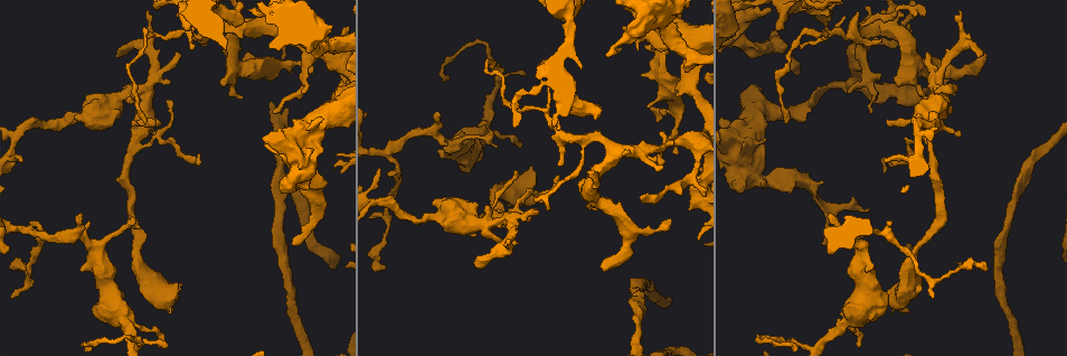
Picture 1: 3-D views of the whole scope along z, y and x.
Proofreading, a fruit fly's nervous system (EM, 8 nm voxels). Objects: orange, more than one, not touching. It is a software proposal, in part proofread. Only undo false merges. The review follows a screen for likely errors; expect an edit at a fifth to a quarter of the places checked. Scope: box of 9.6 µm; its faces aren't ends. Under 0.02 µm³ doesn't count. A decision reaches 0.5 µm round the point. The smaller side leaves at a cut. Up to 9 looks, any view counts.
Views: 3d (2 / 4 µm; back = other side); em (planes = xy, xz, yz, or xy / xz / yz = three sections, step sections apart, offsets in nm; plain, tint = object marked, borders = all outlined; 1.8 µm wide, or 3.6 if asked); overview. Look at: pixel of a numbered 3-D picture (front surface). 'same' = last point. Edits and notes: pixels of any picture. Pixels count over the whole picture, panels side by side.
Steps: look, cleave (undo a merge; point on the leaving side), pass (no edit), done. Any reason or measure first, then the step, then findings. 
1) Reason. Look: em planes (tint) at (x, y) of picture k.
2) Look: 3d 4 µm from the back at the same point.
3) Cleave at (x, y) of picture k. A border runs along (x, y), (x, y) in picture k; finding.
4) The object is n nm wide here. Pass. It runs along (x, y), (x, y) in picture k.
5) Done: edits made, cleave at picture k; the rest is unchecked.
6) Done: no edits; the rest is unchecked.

Thin arm on a thick one. Look: 3d 4 µm at (140, 144) of picture 1.

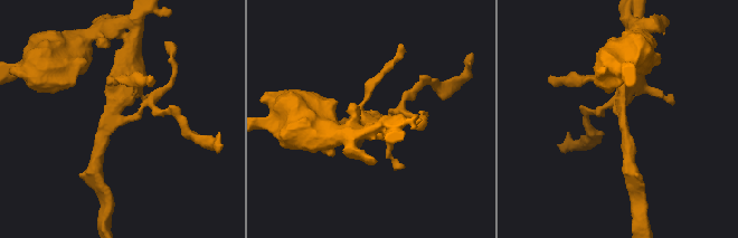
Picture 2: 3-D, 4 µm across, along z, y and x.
3 arms meet here. Look: em planes (plain) at (118, 115) of picture 2.

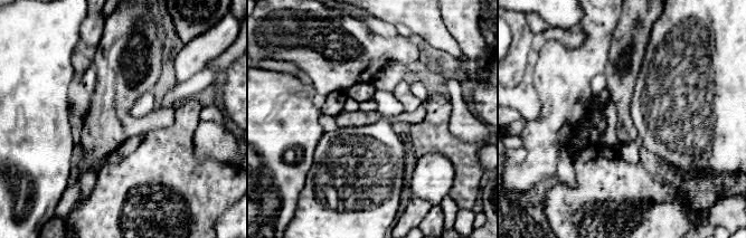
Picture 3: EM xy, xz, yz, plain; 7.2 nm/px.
Where the object lies. Look: em planes (tint) at the same point.

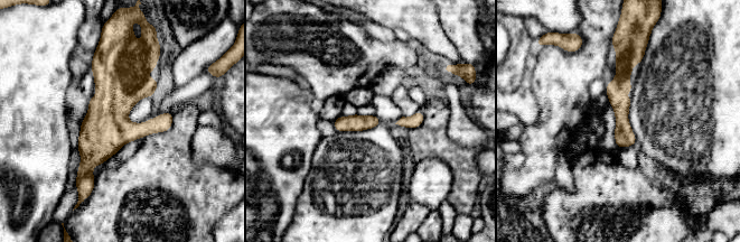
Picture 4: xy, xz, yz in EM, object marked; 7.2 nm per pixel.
The object is 120 nm wide here. Pass. It runs along (627, 54), (621, 76), (619, 145) in picture 4; all the same cell.

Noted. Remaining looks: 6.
Thick turns thin. Look: 3d 2 µm at (909, 274) of picture 1.

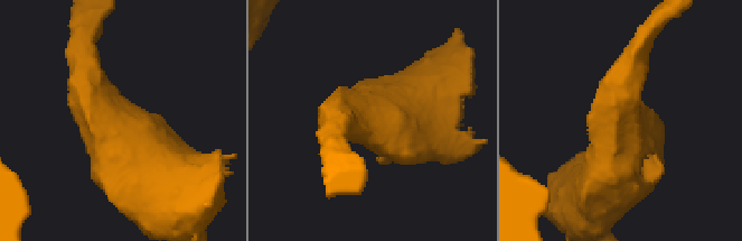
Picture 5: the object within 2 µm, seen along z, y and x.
The arms are 190, 500 nm wide. Look: em 3.6 µm yz step 8 (tint) at (618, 115) of picture 5.

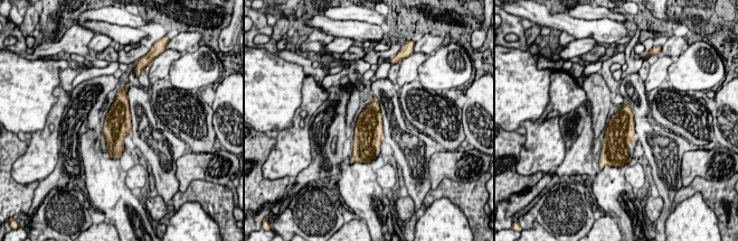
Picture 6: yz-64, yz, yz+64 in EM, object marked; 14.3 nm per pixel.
Cut it another way. Look: em 3.6 µm planes (tint) at the same point.

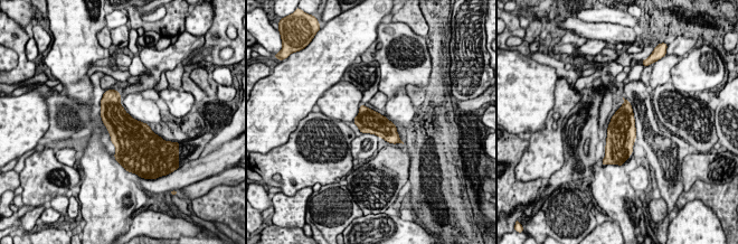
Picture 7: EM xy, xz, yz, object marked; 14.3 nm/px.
Pass. All the same cell.

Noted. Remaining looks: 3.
Thick turns thin. Look: em 3.6 µm planes (tint) at (741, 43) of picture 1.

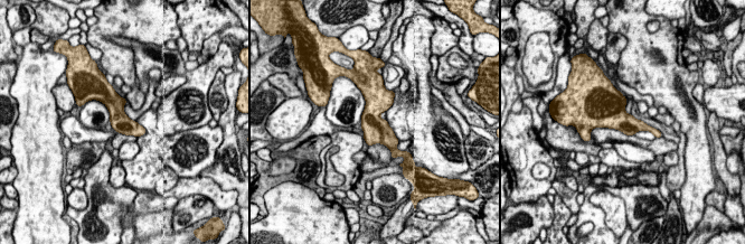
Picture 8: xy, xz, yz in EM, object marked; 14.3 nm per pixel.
Pass. It runs along (104, 99), (131, 128), (142, 131) in picture 8; continuous, no second cell.

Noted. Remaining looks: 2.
Three-way junction. Look: 3d 2 µm from the back at (226, 26) of picture 1.

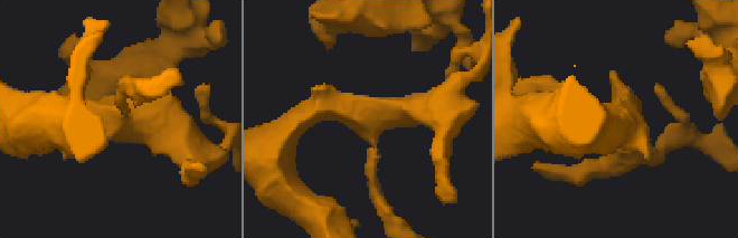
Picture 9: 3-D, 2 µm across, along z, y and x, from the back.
3 arms meet here; need the tissue. Look: em planes (tint) at (123, 119) of picture 9.

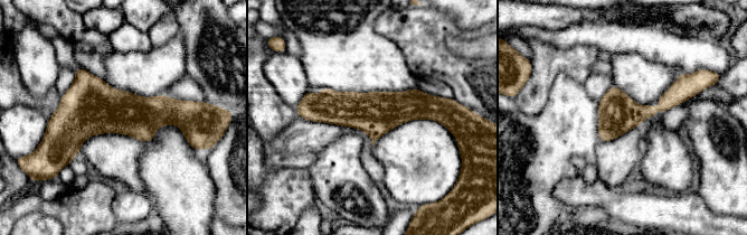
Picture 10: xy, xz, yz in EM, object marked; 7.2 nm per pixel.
Pass. It runs along (305, 111), (431, 110), (440, 119) in picture 10; one cell here.

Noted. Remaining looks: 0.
Done: no edits; the rest is unchecked.

